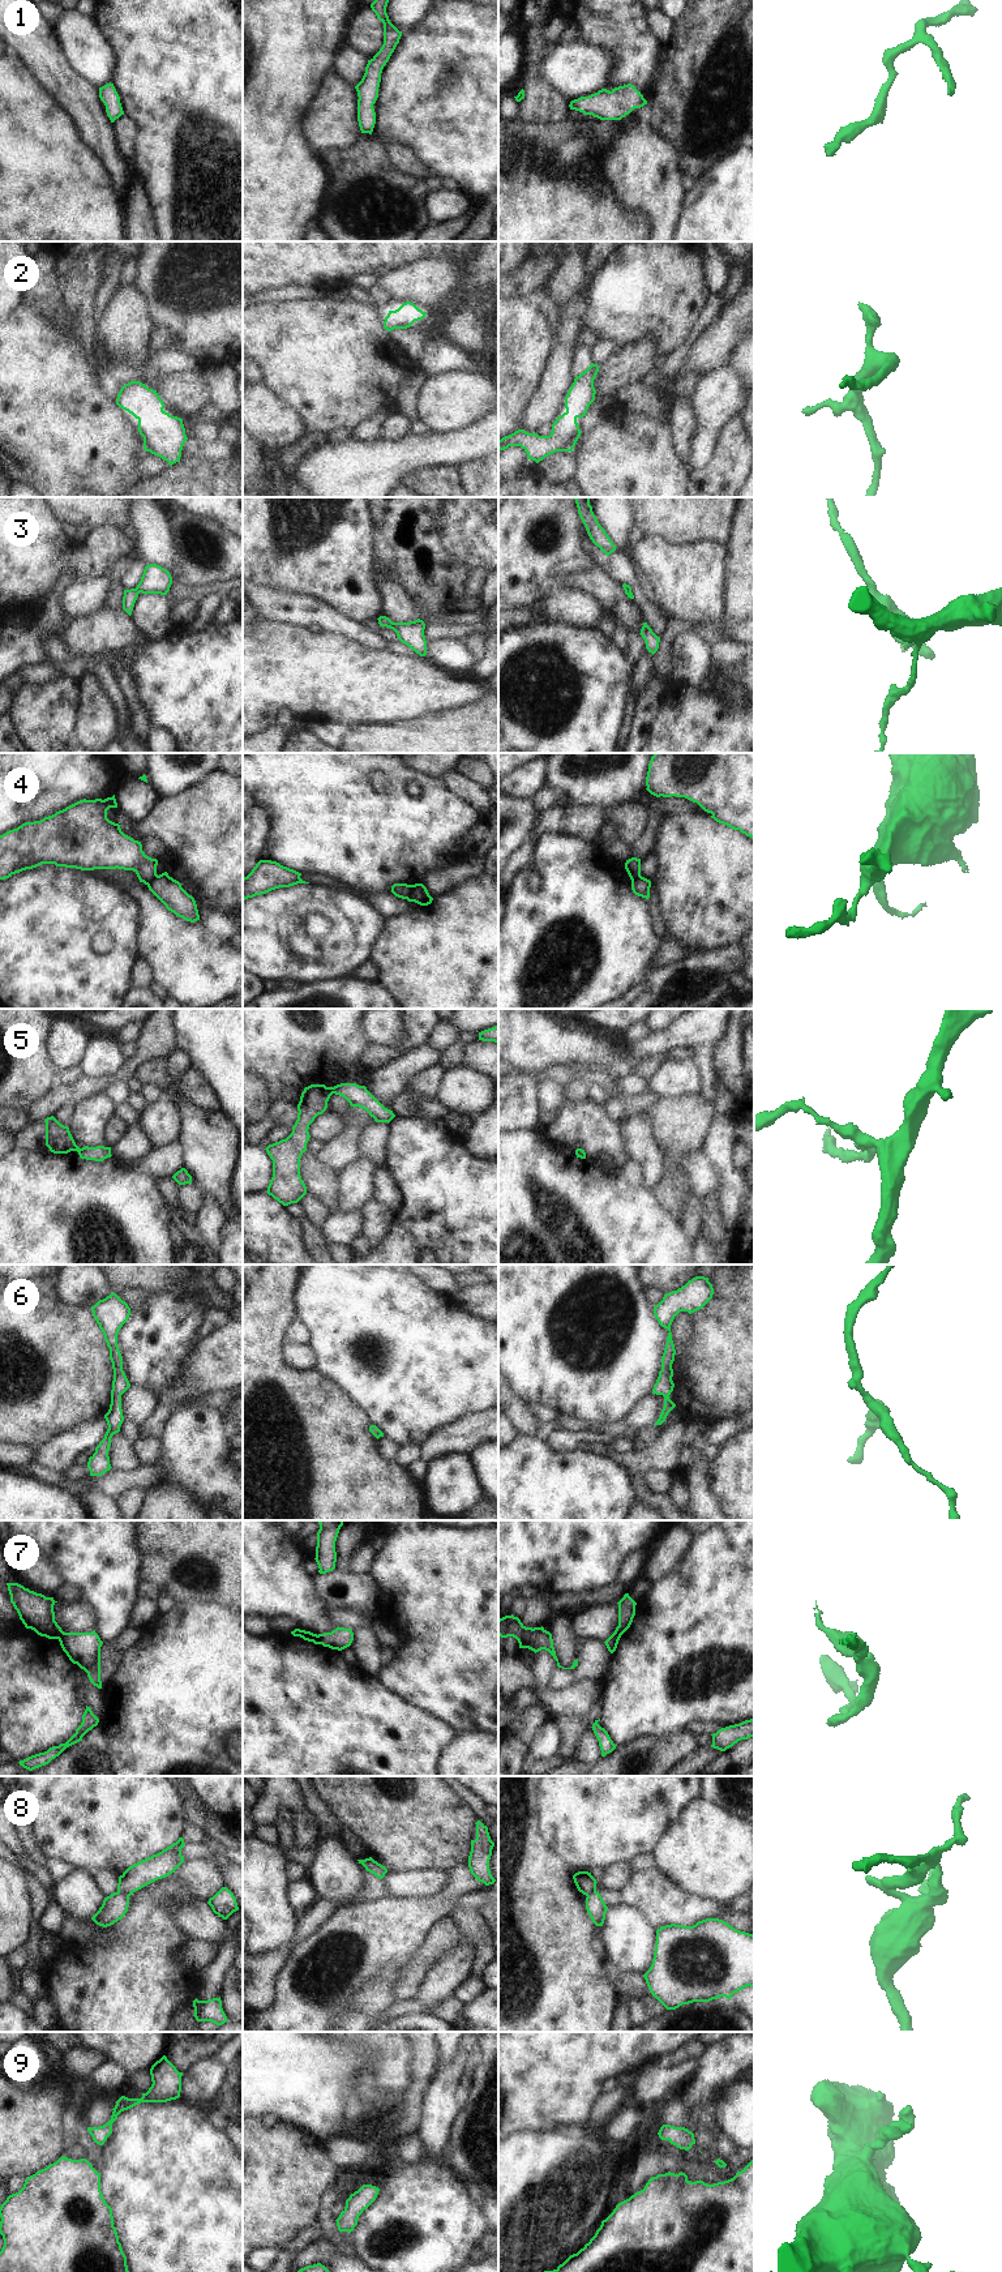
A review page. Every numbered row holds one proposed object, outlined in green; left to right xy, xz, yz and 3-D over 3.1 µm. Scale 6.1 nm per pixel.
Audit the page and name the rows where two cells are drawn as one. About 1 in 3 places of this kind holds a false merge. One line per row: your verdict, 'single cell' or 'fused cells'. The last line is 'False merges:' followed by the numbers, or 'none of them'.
1: single cell
2: single cell
3: fused cells
4: fused cells
5: fused cells
6: single cell
7: fused cells
8: fused cells
9: single cell
False merges: 3, 4, 5, 7, 8

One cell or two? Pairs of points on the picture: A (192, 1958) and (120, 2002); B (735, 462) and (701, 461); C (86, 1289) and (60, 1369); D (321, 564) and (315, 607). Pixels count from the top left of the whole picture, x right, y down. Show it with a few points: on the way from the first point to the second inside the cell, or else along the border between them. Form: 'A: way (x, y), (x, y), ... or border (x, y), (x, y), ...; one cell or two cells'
A: border (189, 1939), (180, 1951), (179, 1962), (198, 1972); two cells
B: border (719, 433), (711, 460), (703, 467), (693, 470); two cells
C: border (55, 1288), (55, 1293), (64, 1303), (90, 1306); two cells
D: border (286, 590), (318, 598), (342, 614); two cells

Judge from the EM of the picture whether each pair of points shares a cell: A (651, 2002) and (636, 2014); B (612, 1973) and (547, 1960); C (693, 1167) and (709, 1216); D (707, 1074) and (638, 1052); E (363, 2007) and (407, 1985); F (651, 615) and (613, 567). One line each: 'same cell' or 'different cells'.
A: different cells
B: different cells
C: different cells
D: same cell
E: different cells
F: same cell

